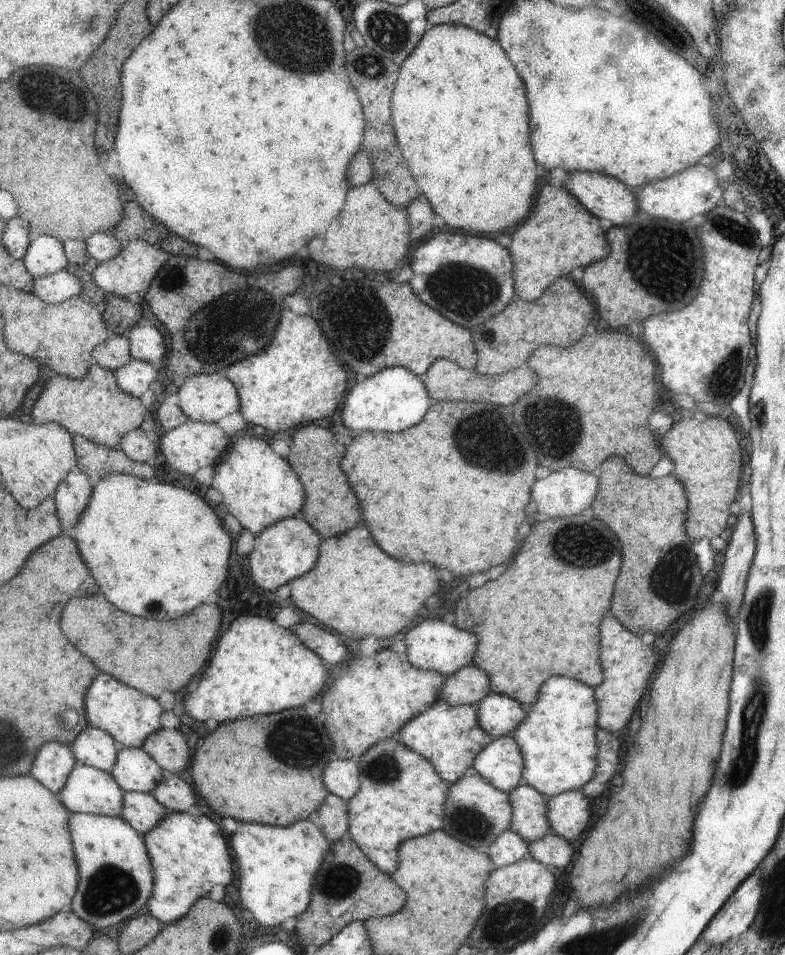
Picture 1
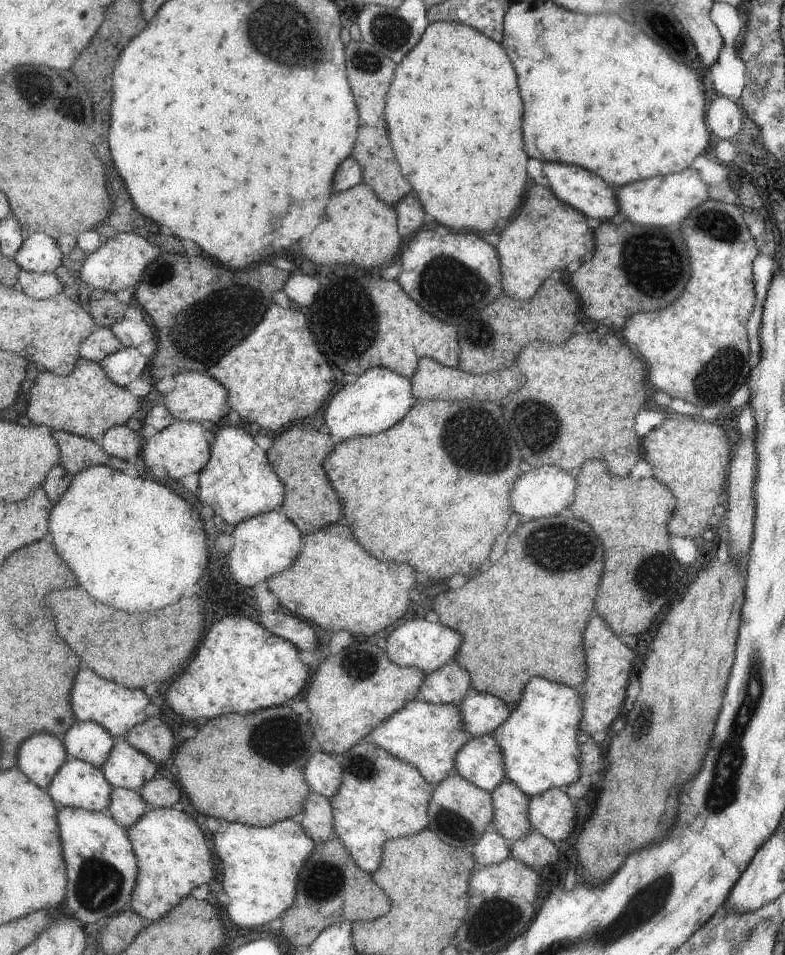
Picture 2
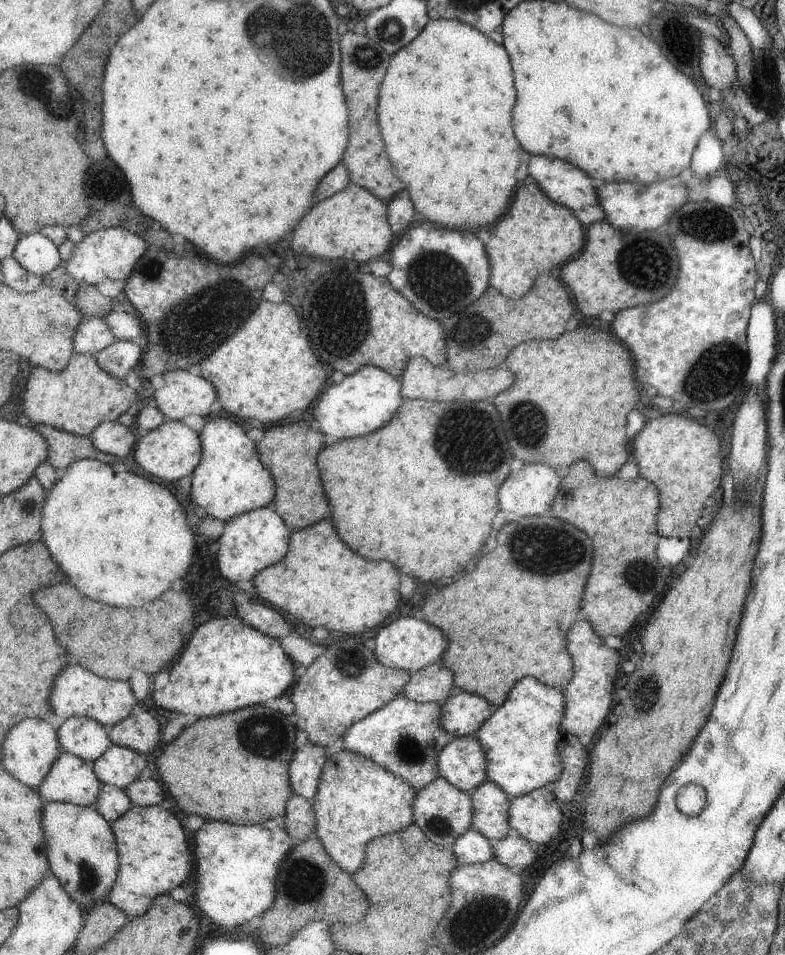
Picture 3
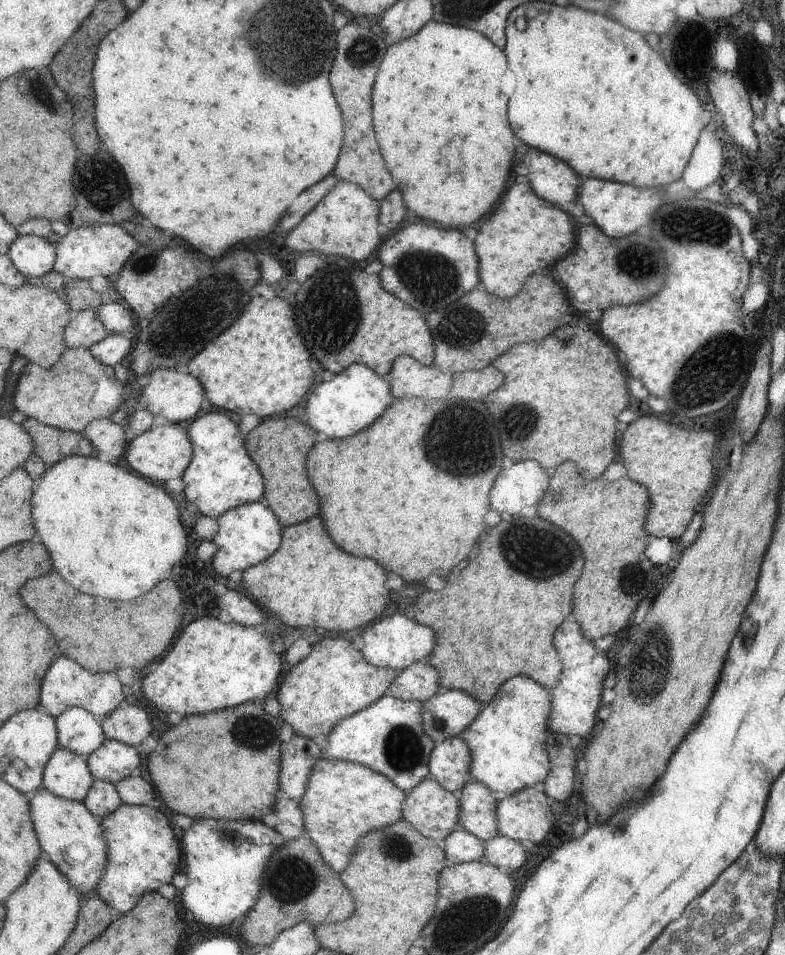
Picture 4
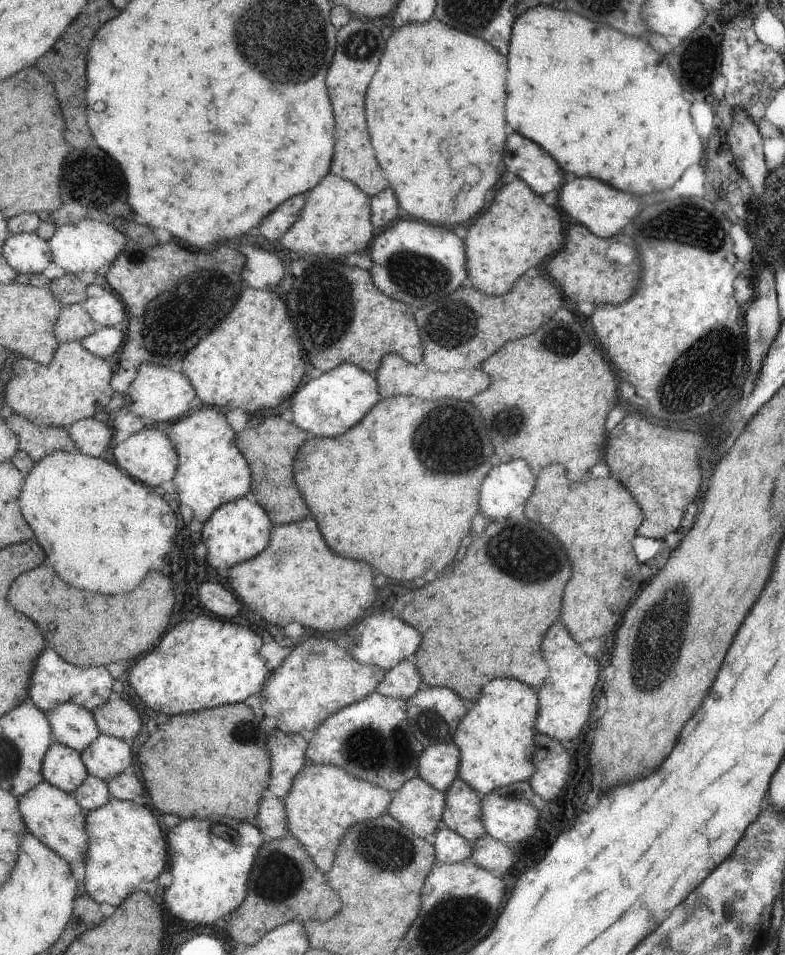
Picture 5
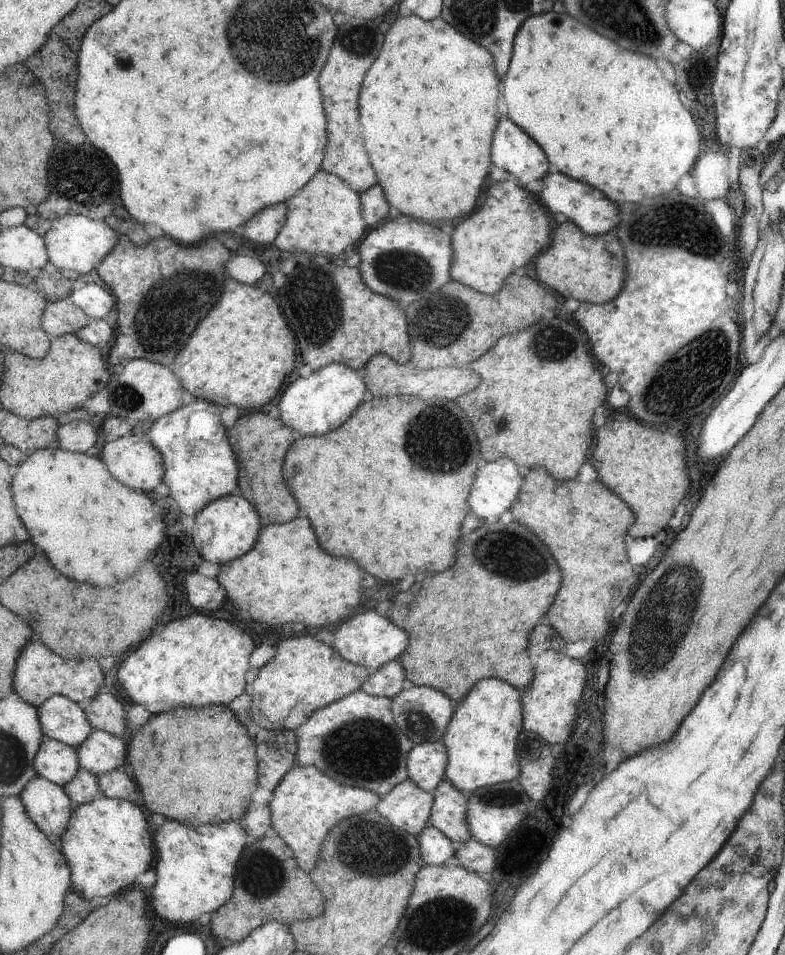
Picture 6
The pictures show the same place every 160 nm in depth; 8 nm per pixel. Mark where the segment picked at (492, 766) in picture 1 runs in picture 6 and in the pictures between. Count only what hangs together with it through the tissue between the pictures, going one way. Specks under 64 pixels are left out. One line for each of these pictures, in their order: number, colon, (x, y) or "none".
2: (480, 760)
3: (462, 762)
4: (449, 762)
5: (439, 764)
6: (426, 762)

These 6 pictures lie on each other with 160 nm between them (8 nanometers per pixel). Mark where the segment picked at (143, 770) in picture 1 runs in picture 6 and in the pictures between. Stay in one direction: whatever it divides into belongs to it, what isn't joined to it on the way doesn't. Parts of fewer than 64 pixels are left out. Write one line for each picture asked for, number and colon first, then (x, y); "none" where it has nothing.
2: (127, 766)
3: (120, 766)
4: (113, 760)
5: (108, 756)
6: (103, 751)

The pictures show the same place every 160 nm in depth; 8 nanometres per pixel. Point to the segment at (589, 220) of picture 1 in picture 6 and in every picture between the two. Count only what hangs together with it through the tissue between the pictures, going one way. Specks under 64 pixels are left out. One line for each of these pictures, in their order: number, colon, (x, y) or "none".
2: (547, 234)
3: (535, 234)
4: (525, 232)
5: (518, 230)
6: (487, 246)

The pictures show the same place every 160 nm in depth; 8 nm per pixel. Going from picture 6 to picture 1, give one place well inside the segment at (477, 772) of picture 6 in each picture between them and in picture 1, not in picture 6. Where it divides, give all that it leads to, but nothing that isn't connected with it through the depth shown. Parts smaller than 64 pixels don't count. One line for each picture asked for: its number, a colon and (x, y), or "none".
1: (557, 739)
2: (538, 742)
3: (521, 739)
4: (507, 739)
5: (496, 739)

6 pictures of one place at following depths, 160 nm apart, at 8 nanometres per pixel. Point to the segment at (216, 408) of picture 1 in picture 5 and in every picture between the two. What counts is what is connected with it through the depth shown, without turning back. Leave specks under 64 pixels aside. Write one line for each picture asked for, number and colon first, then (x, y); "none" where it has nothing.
2: (197, 396)
3: (185, 392)
4: (177, 395)
5: (158, 393)

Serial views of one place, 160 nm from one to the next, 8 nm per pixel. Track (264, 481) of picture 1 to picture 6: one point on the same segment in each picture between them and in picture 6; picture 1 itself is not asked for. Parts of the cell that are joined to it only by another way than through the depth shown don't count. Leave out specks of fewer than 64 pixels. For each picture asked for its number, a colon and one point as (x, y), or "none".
2: (239, 482)
3: (231, 480)
4: (222, 475)
5: (213, 471)
6: (201, 466)

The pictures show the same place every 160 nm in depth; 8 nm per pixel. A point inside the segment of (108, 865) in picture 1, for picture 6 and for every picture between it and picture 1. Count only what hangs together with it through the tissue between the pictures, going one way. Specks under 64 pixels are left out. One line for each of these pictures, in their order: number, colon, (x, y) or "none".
2: (102, 866)
3: (83, 851)
4: (72, 837)
5: (54, 816)
6: (49, 804)

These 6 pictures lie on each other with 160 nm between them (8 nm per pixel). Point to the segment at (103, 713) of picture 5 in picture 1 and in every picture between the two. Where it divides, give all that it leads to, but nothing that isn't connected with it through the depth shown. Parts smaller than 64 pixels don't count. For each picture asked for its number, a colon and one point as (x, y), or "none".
1: (169, 748)
2: (154, 737)
3: (138, 731)
4: (130, 724)

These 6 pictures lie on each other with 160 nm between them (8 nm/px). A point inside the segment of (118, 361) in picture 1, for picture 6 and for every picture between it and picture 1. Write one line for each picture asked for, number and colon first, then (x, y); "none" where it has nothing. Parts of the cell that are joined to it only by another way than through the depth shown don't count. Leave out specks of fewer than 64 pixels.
2: (103, 341)
3: (93, 335)
4: (86, 329)
5: (75, 323)
6: (61, 317)

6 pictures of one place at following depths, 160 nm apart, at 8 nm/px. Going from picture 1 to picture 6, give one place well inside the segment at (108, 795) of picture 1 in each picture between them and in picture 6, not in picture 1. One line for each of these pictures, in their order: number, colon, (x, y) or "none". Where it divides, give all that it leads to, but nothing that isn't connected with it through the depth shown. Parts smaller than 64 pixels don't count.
2: (80, 784)
3: (74, 780)
4: (68, 774)
5: (64, 767)
6: (59, 762)

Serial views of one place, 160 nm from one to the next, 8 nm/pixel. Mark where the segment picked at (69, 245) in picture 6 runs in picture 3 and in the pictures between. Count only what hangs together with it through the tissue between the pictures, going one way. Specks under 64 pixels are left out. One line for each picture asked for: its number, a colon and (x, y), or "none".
3: (113, 253)
4: (95, 250)
5: (92, 246)

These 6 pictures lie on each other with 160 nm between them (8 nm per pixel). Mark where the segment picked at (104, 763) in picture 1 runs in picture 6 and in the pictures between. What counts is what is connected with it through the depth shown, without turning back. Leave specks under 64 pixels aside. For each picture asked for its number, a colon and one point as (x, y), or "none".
2: (89, 741)
3: (84, 737)
4: (80, 731)
5: (73, 725)
6: (63, 719)

